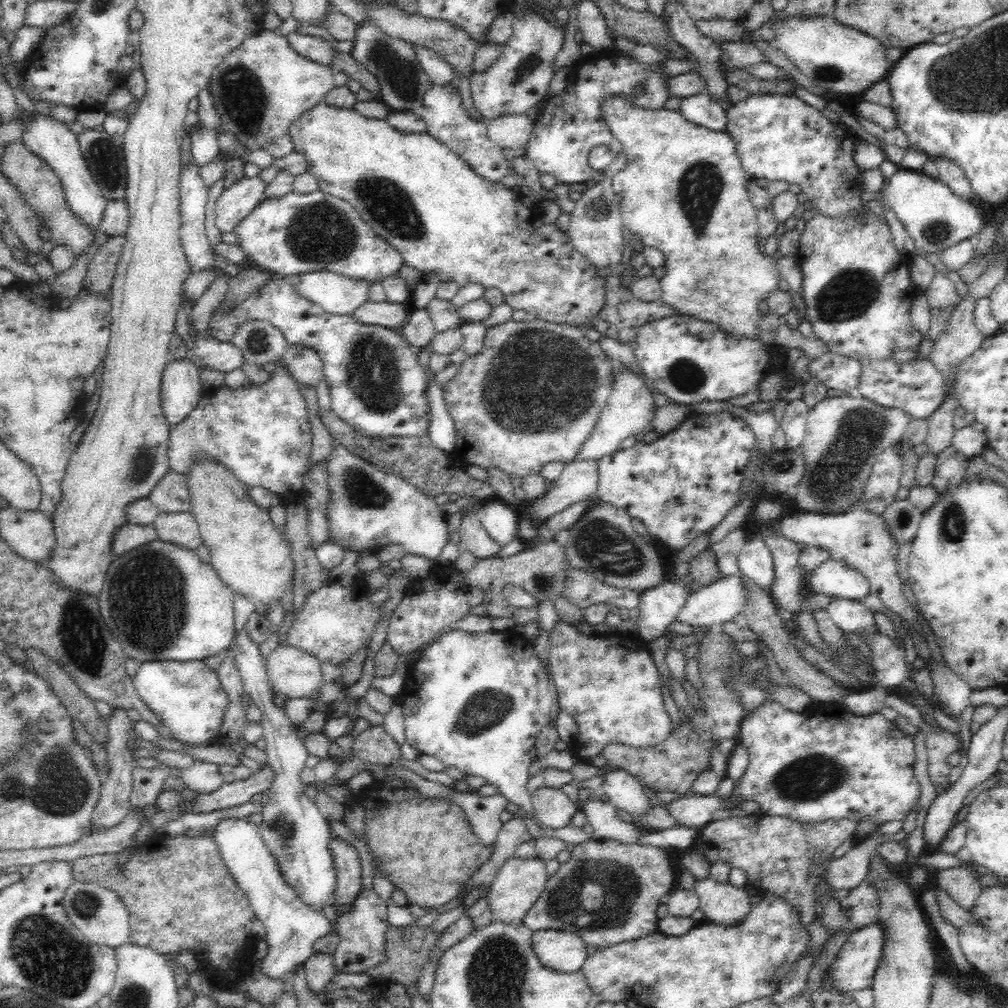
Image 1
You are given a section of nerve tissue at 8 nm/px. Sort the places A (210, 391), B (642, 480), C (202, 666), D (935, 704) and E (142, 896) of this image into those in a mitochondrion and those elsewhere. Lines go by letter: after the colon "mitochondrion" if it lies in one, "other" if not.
A: other
B: other
C: other
D: other
E: other

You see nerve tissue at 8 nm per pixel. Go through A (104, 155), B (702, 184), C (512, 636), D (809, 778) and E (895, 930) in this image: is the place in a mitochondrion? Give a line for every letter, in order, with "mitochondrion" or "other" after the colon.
A: mitochondrion
B: mitochondrion
C: other
D: mitochondrion
E: other

